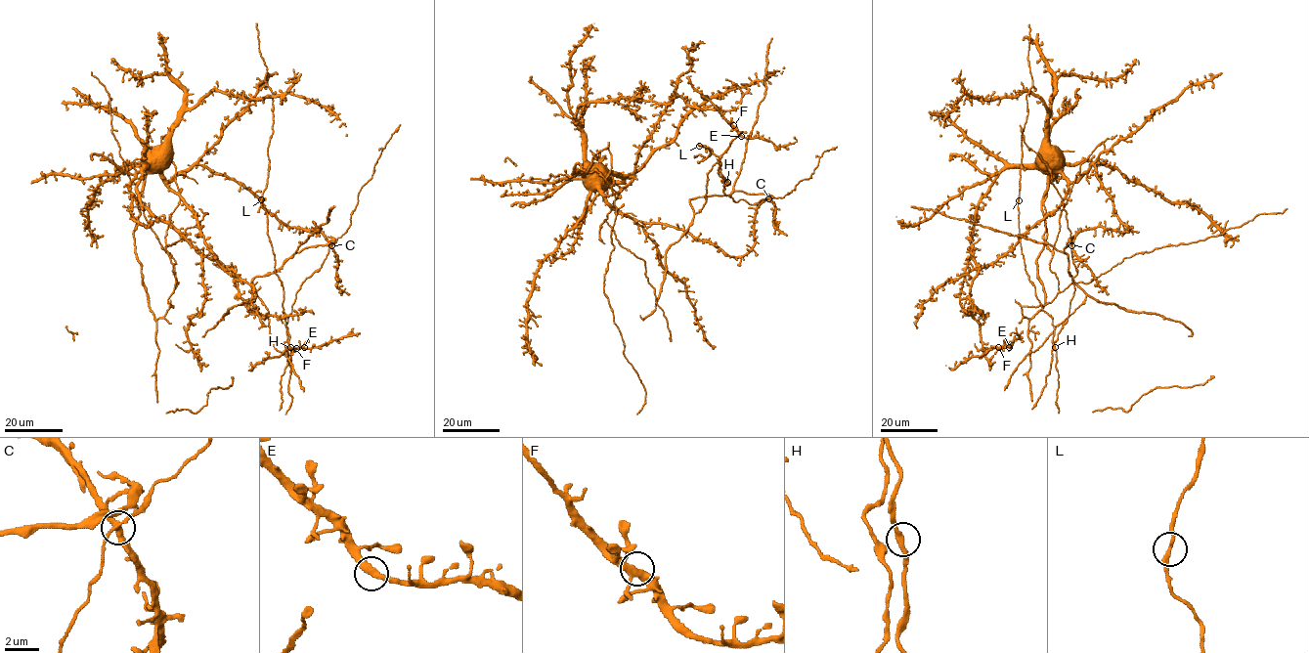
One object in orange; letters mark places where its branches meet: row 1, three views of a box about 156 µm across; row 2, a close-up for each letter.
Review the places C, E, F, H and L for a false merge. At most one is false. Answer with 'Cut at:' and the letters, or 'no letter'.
Cut at: C

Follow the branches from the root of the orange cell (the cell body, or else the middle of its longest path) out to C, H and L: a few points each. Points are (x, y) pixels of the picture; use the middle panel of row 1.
C: (597, 175), (589, 185), (619, 211), (681, 228), (734, 257), (744, 255), (754, 244), (756, 211), (768, 198)
H: (597, 175), (589, 185), (619, 211), (740, 257), (767, 197), (736, 202), (727, 182)
L: (597, 175), (589, 185), (619, 211), (744, 255), (767, 197), (749, 204), (727, 195), (719, 158), (699, 146)

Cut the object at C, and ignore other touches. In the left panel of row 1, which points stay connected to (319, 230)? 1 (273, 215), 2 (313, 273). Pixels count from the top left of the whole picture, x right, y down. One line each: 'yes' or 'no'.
1: yes
2: no

